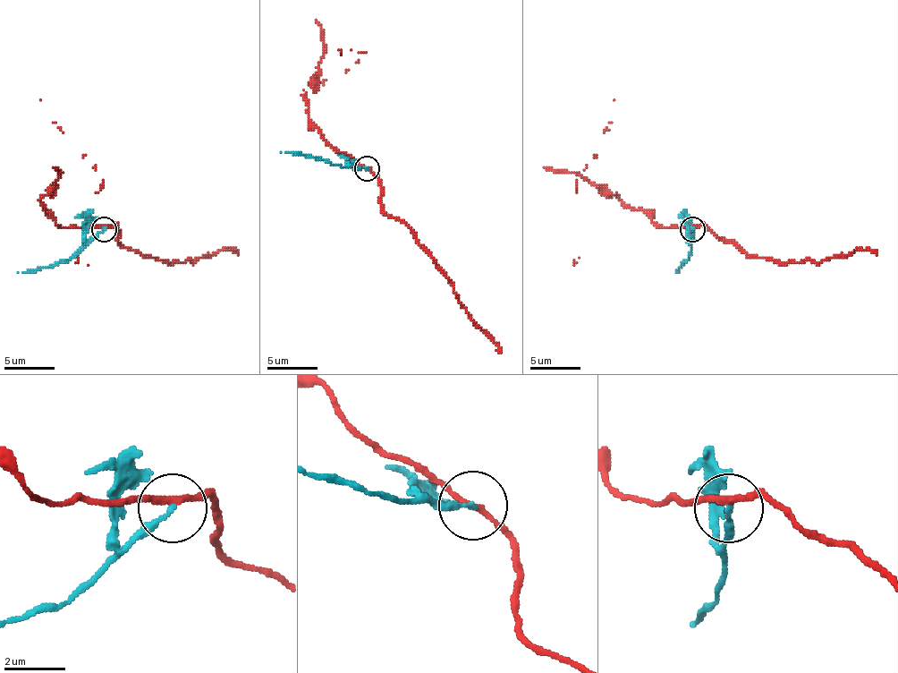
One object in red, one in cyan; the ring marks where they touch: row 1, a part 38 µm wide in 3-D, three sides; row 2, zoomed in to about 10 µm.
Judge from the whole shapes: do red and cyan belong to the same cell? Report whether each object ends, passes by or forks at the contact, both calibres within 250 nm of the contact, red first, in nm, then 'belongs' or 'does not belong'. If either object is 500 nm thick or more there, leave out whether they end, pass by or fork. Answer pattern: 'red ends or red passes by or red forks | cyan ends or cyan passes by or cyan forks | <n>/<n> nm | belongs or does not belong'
red passes by | cyan ends | 180/200 nm | does not belong

